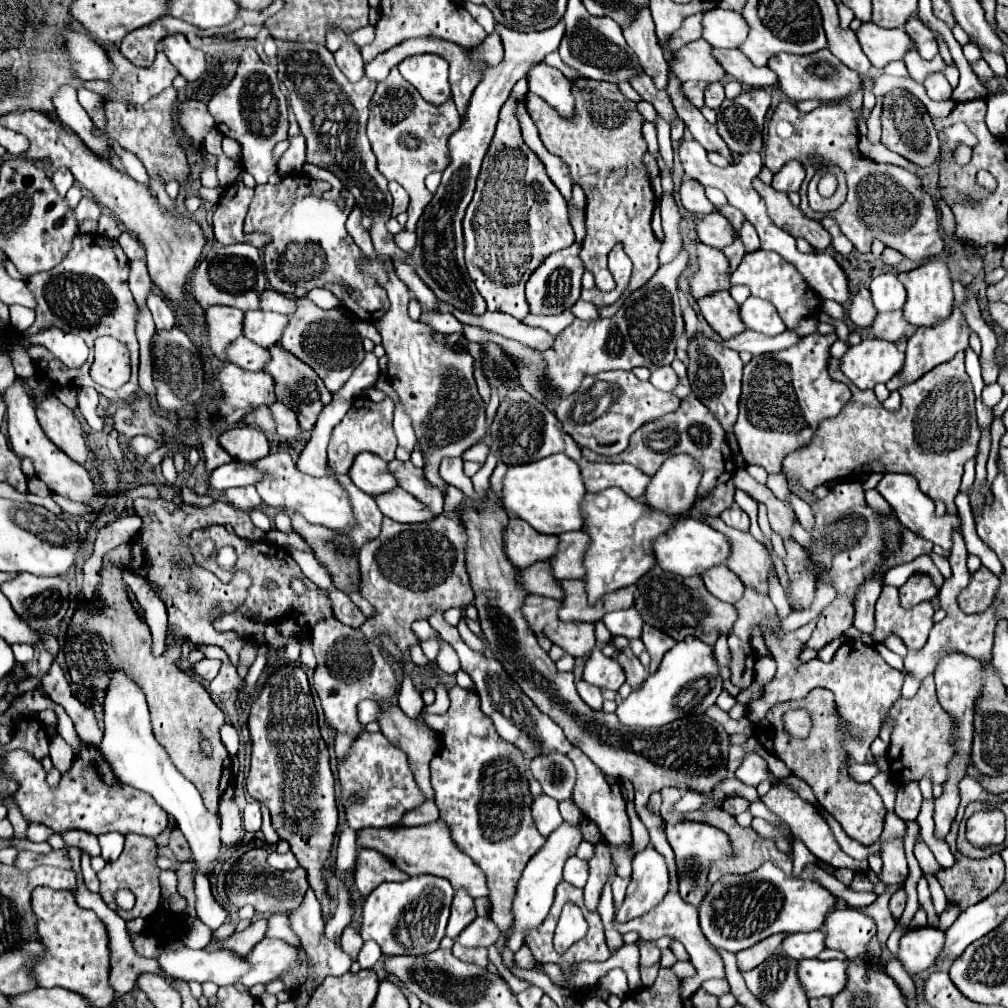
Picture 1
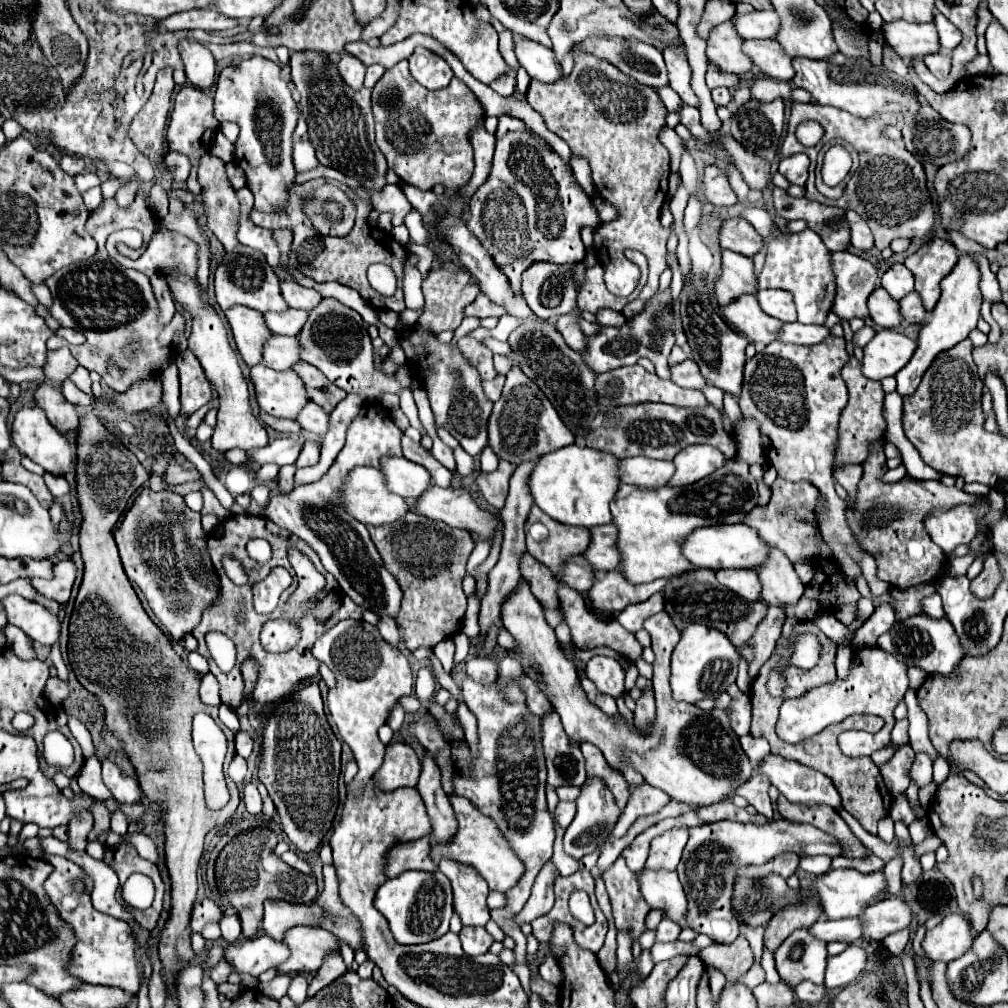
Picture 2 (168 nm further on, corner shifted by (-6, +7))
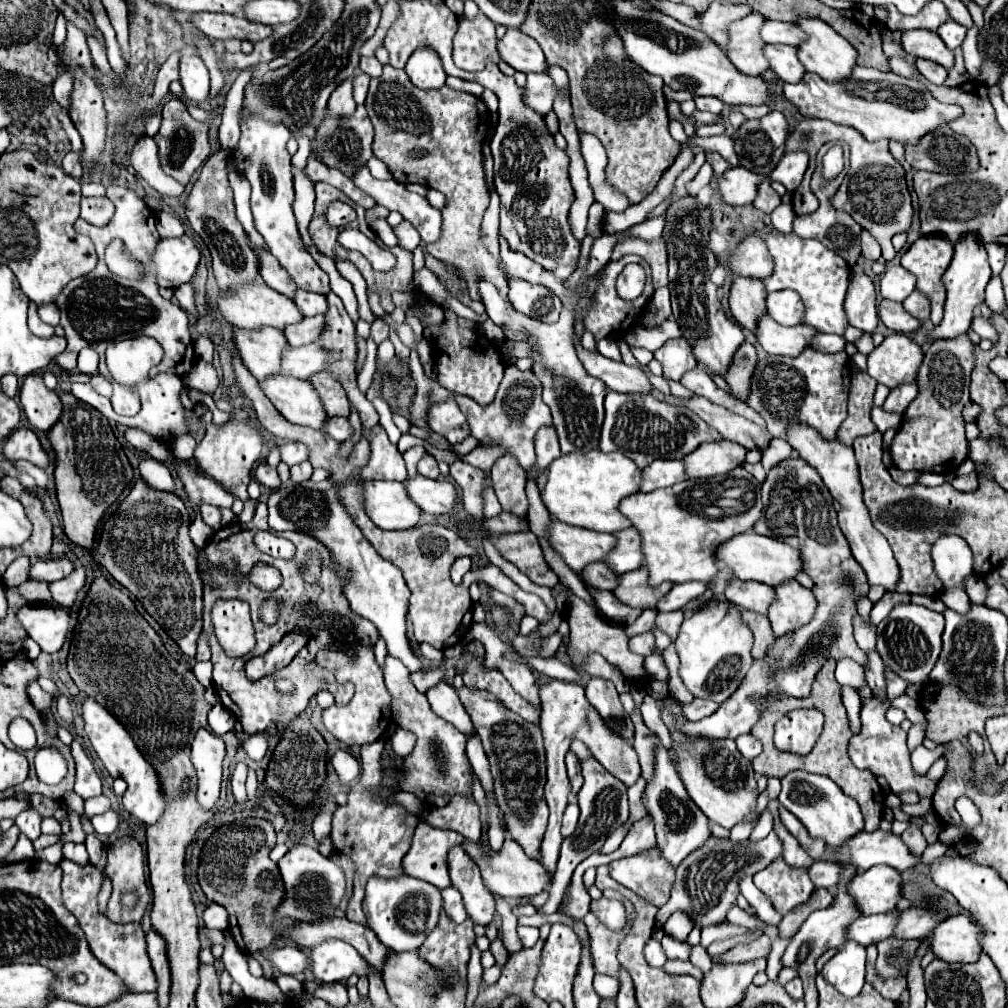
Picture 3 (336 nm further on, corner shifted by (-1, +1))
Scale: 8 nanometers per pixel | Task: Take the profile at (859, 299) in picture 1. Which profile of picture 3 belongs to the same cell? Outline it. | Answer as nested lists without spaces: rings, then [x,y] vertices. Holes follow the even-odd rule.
[[[881,300],[877,306],[879,312],[879,320],[891,328],[893,332],[903,332],[903,334],[911,334],[913,330],[919,328],[919,320],[915,320],[911,314],[907,314],[903,310],[903,306],[899,302],[889,302],[889,300]]]

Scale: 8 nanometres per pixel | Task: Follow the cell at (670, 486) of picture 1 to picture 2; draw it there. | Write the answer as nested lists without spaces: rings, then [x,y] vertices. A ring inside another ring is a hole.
[[[686,446],[676,458],[676,474],[670,480],[670,486],[692,484],[726,464],[724,454],[714,446]]]

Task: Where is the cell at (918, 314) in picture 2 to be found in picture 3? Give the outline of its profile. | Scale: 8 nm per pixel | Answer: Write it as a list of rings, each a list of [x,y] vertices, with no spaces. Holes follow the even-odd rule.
[[[913,292],[909,294],[909,298],[903,302],[903,308],[917,320],[927,320],[929,318],[929,304],[927,304],[927,296],[923,296],[921,292]]]

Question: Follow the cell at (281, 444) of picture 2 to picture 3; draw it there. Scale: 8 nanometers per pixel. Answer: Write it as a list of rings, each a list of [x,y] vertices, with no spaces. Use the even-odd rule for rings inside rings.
[[[287,442],[281,446],[281,462],[285,462],[287,466],[299,464],[303,460],[307,460],[307,446],[299,442]]]

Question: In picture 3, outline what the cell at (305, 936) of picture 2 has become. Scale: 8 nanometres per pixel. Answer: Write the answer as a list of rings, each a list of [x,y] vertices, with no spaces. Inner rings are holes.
[[[325,940],[311,948],[309,970],[319,982],[341,982],[351,974],[367,976],[369,964],[347,942]]]

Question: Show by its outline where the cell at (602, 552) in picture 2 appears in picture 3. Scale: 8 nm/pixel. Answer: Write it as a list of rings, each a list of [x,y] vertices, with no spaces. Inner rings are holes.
[[[635,528],[619,530],[613,536],[617,538],[615,548],[603,560],[607,568],[617,574],[637,570],[643,562],[643,552],[639,552],[639,534],[635,532]]]

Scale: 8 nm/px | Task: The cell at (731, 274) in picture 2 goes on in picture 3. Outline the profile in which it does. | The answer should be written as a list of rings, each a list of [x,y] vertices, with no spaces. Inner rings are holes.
[[[733,278],[729,292],[729,312],[737,324],[755,330],[755,320],[765,312],[765,288],[755,278]]]

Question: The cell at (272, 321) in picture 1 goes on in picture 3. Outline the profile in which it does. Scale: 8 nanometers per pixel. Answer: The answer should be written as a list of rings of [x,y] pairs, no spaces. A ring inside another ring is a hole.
[[[305,316],[301,322],[283,328],[285,340],[291,346],[303,346],[315,342],[319,338],[319,332],[323,332],[323,316],[311,316],[311,318]]]

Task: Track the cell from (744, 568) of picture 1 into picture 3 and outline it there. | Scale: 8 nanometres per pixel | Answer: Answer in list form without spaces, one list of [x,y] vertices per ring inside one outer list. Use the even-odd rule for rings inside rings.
[[[785,580],[775,588],[775,602],[769,606],[769,622],[777,636],[807,624],[815,614],[815,596],[797,580]]]

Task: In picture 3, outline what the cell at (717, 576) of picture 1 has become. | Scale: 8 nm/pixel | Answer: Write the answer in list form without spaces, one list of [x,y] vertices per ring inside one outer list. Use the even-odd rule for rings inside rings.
[[[737,578],[729,580],[723,594],[729,602],[759,614],[767,614],[771,600],[775,600],[775,590],[771,586],[759,584],[759,582],[743,582]]]

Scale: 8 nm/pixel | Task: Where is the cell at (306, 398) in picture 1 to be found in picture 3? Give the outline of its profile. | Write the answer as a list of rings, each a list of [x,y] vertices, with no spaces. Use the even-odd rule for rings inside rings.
[[[325,372],[313,374],[309,378],[311,386],[317,390],[327,416],[349,416],[349,400],[343,392],[343,388],[339,388],[339,384],[335,384],[335,380],[331,380],[331,376],[327,376]]]

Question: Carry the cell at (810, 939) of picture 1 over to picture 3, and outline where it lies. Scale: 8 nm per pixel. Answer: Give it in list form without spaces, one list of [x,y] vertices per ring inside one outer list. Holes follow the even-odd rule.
[[[875,914],[875,916],[861,916],[845,928],[845,940],[855,940],[861,946],[877,944],[891,936],[895,926],[897,914]]]

